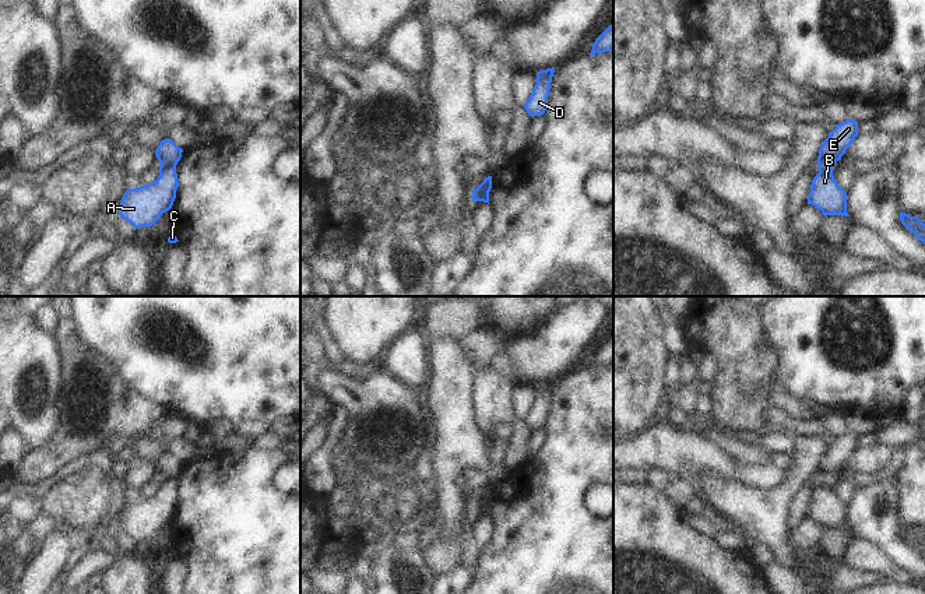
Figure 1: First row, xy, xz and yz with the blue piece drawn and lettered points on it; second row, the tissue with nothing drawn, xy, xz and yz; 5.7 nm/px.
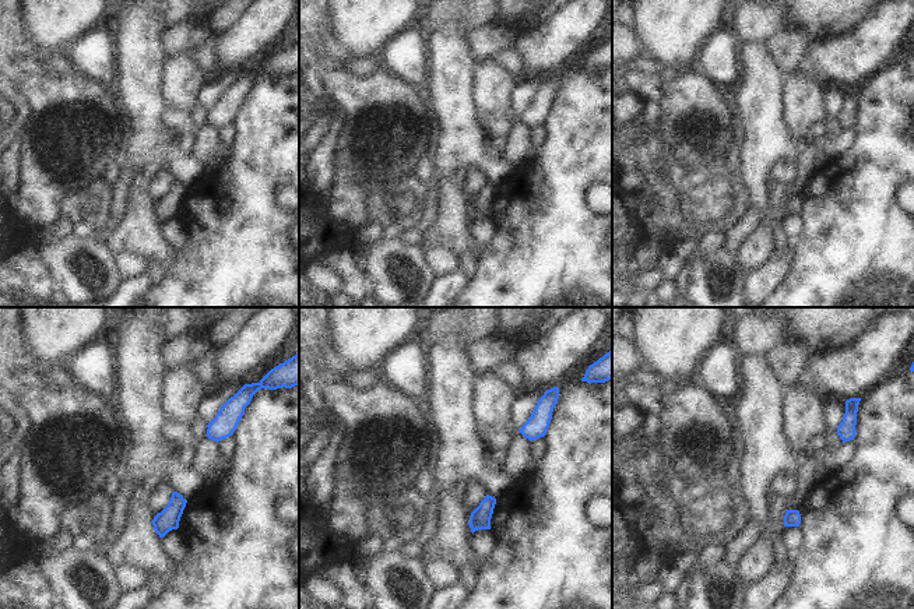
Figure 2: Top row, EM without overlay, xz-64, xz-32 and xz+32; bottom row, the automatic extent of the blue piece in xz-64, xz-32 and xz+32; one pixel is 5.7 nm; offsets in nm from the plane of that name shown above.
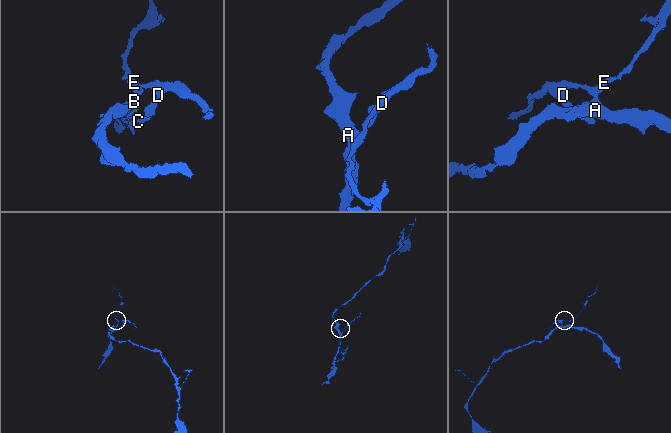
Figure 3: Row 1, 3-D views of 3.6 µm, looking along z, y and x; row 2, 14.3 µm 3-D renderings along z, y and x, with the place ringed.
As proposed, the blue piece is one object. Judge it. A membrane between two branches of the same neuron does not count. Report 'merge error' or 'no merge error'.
merge error

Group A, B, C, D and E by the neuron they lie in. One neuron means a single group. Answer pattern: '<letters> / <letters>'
A B / C D E

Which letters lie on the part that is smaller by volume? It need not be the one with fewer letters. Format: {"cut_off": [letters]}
{"cut_off": ["C", "D", "E"]}

